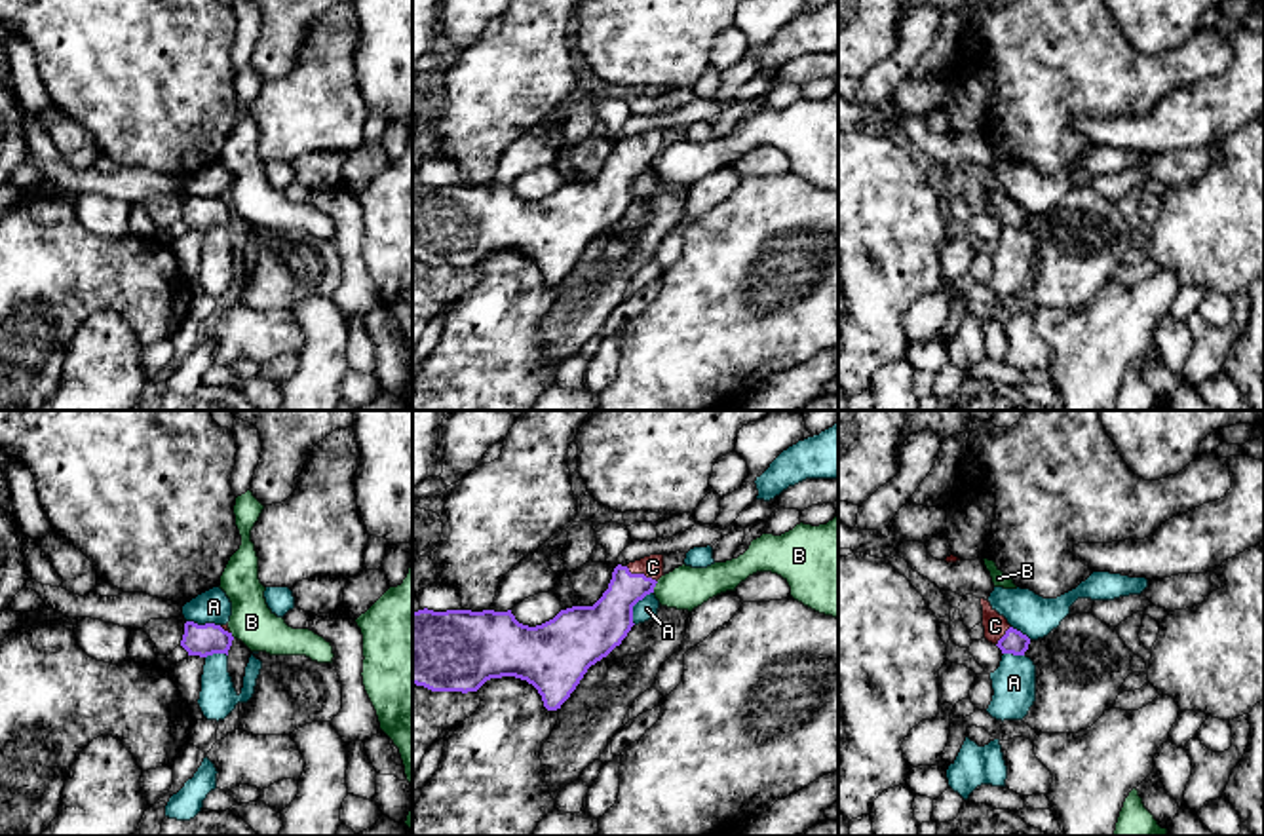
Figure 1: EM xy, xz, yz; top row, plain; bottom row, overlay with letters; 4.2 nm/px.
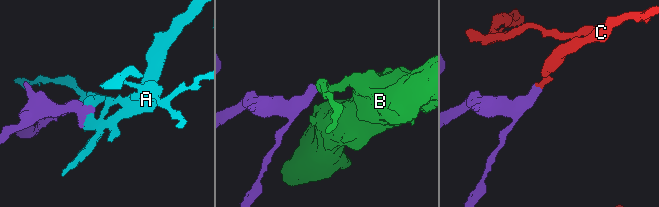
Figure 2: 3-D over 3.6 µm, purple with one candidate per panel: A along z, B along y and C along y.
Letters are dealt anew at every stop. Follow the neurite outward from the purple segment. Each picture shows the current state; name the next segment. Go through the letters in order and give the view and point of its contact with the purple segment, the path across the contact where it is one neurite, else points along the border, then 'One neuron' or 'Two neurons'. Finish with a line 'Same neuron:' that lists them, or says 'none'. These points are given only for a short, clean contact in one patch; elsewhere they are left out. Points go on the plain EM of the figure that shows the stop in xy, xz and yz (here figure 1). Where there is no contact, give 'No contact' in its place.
A: Touches purple at xz (633, 179). Boundary: xz (652, 166), (633, 181), (633, 198). Two neurons
B: Touches purple at xz (654, 160). Boundary: xz (658, 156), (652, 166). Two neurons
C: Touches purple at xz (641, 149). Path across: xz (609, 194), (622, 168), (641, 149), (652, 141). One neuron
Same neuron: C

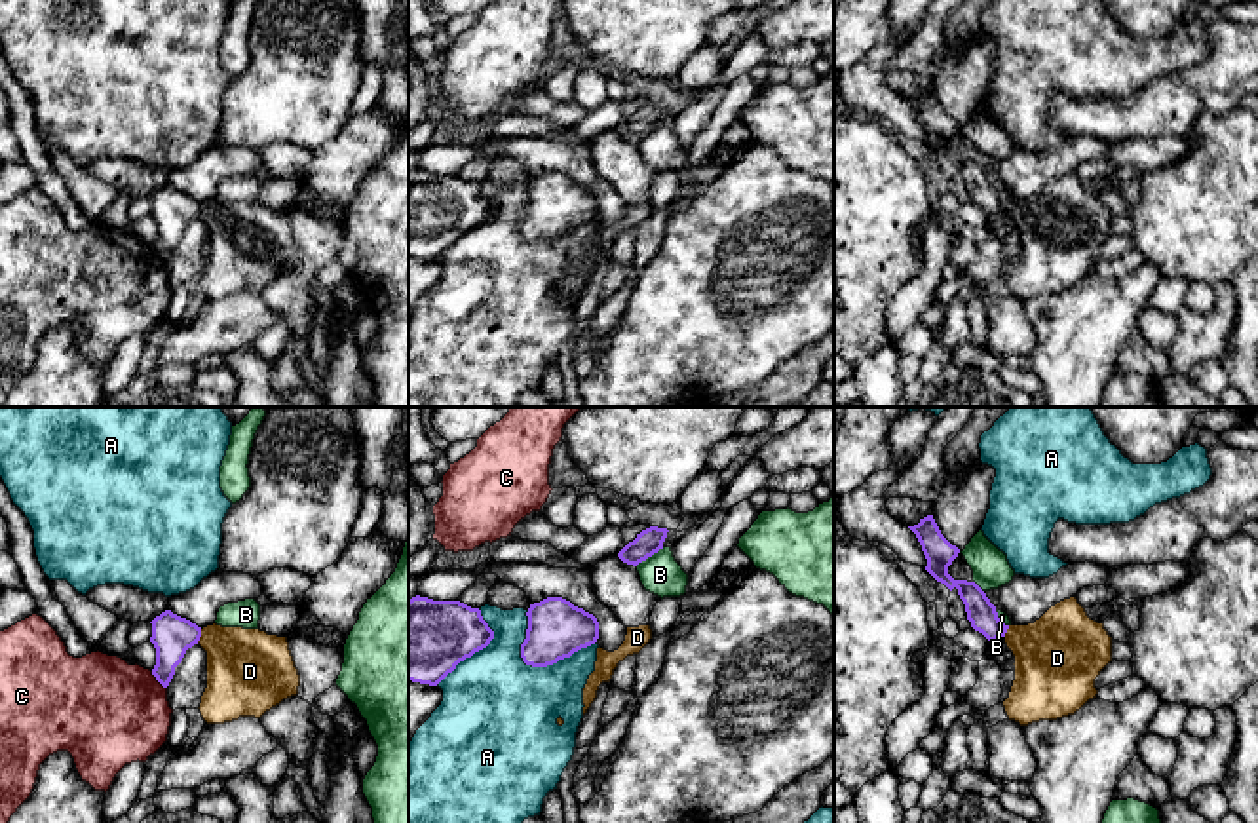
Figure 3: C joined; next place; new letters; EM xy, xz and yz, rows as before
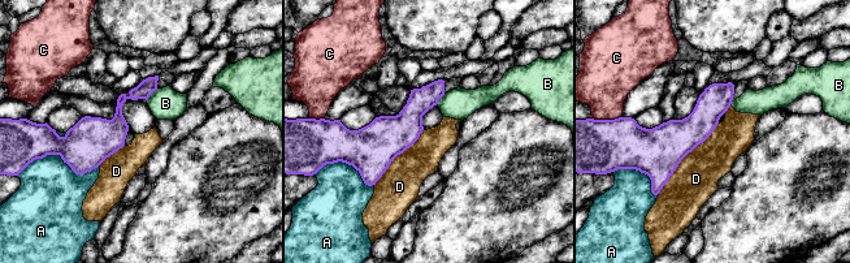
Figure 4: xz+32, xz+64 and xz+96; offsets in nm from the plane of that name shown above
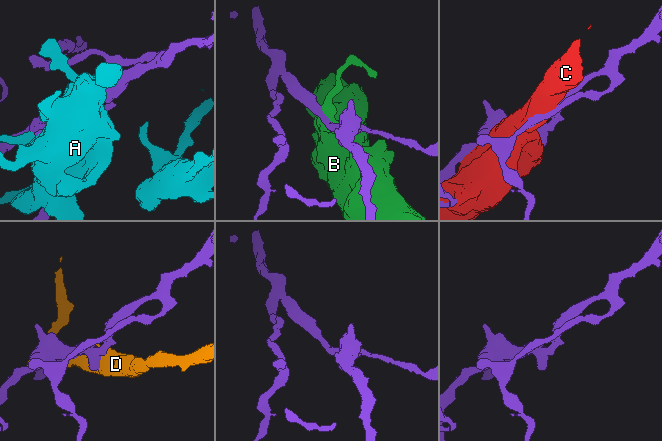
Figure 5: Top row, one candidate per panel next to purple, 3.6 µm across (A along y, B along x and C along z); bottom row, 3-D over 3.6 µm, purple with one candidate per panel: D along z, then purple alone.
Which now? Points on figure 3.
A: Touches purple at xz (557, 234). Two neurons
B: Touches purple at xz (648, 130). Two neurons
C: Touches purple at xy (158, 255). Two neurons
D: Touches purple at xy (200, 210). Two neurons
Same neuron: none

